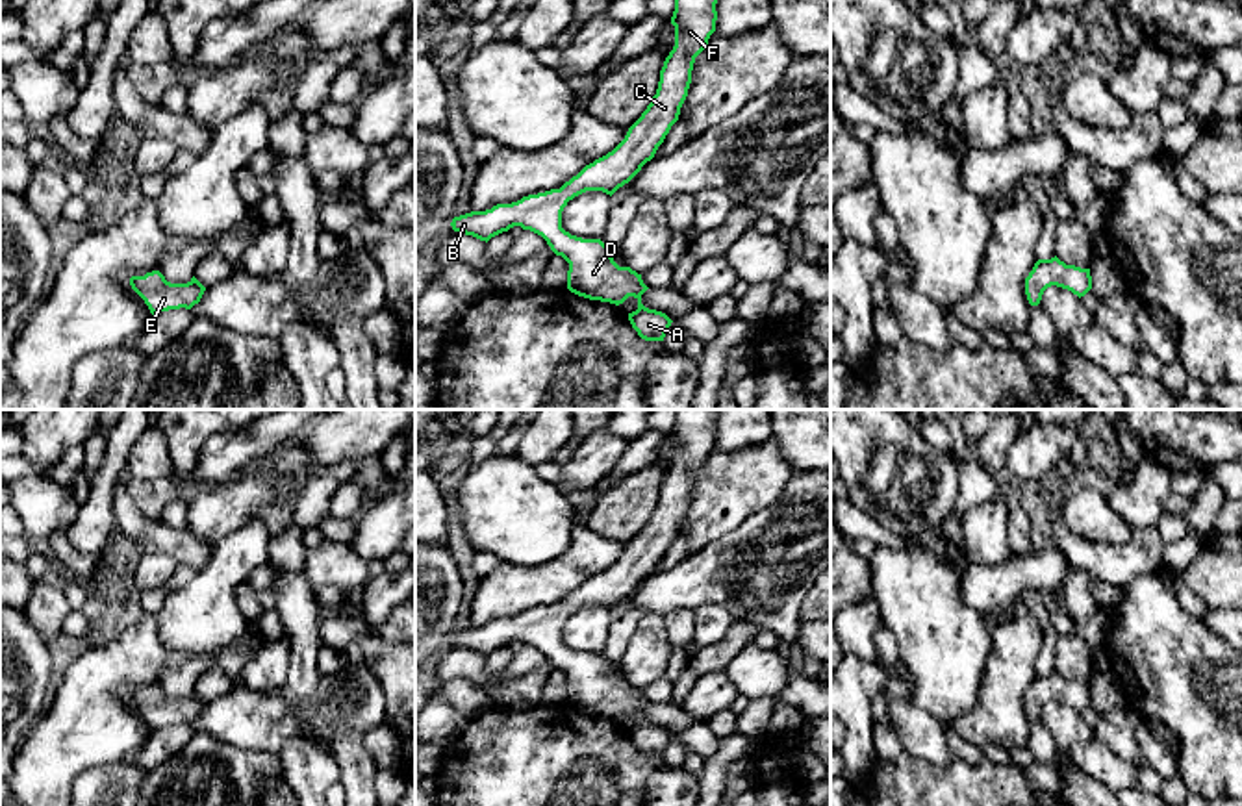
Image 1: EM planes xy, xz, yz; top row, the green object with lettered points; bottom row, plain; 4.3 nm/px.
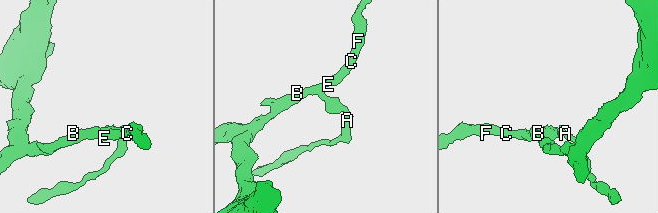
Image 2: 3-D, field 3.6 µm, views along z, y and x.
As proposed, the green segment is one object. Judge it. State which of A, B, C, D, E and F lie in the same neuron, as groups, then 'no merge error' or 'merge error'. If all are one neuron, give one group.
A B C D E F | no merge error

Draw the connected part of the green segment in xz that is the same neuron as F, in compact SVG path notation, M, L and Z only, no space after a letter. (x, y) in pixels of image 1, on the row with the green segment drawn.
M675 0L671 17L675 46L660 70L656 94L612 152L586 165L560 189L454 217L452 230L486 243L513 226L541 235L551 250L569 263L567 289L571 293L615 306L634 296L638 309L628 313L632 328L645 341L664 341L673 321L641 304L641 295L649 289L641 274L630 267L619 267L601 239L582 239L565 232L562 211L569 200L586 191L602 191L612 196L654 157L671 126L678 120L695 57L716 31L716 4L717 0Z

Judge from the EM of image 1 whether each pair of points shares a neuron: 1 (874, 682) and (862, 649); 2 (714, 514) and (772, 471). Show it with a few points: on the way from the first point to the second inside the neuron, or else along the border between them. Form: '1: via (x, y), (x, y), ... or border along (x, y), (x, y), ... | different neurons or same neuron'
1: border along (849, 653), (881, 664) | different neurons
2: via (729, 499), (757, 475) | same neuron

